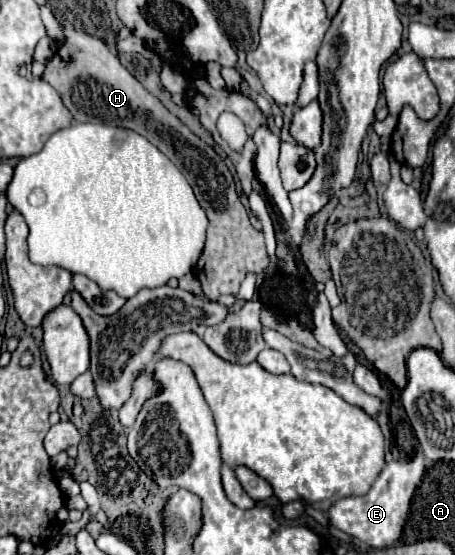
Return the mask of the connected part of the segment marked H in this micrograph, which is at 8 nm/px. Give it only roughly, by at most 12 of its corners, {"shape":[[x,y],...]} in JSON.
{"shape":[[61,26],[41,78],[77,122],[133,130],[191,184],[209,218],[193,270],[237,294],[267,270],[223,158],[119,64]]}

